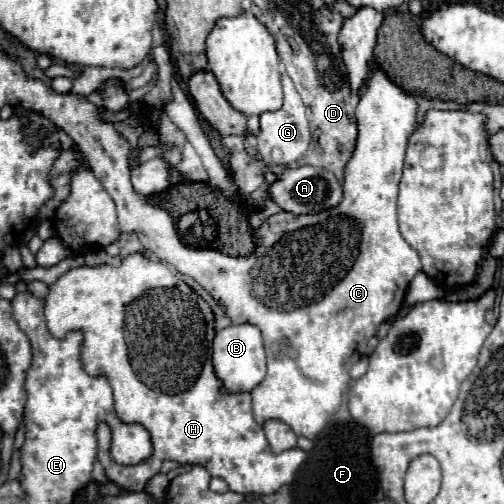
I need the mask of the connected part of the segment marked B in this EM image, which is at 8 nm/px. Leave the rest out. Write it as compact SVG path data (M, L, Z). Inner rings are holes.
M252 323L230 325L218 331L214 337L212 361L216 365L216 375L224 381L224 389L228 389L230 393L252 391L266 377L266 353L264 353L262 331Z

